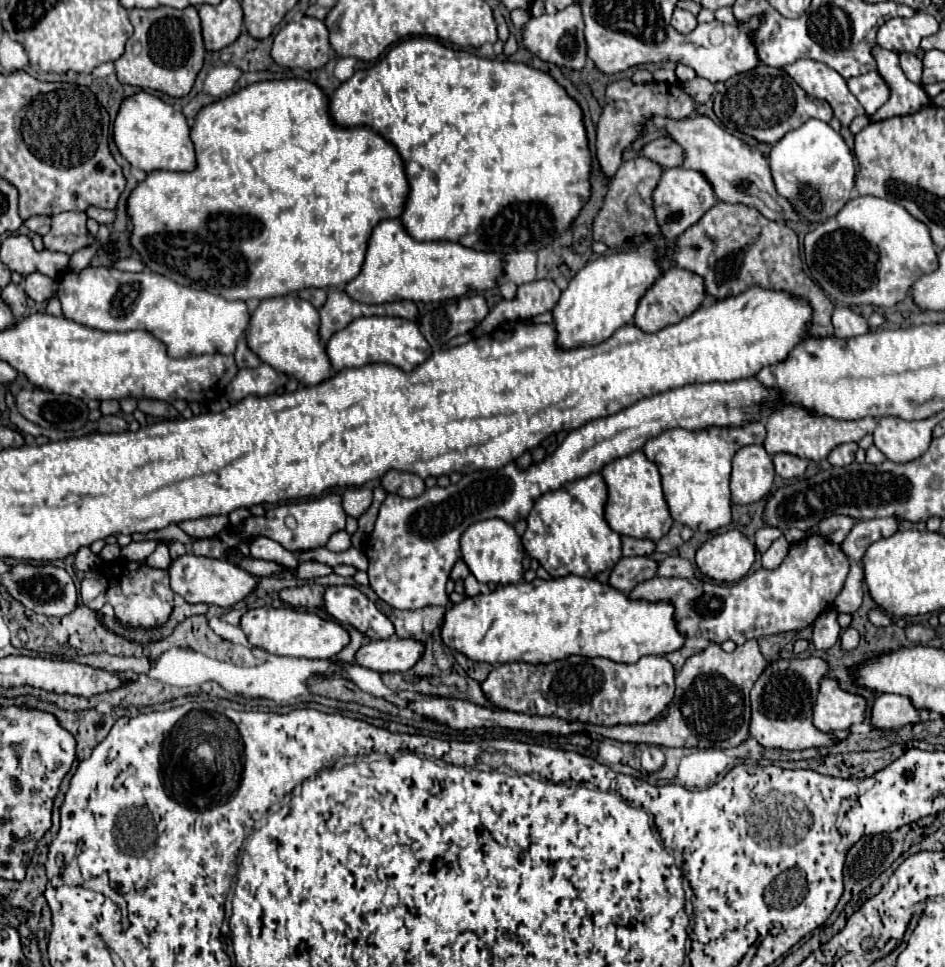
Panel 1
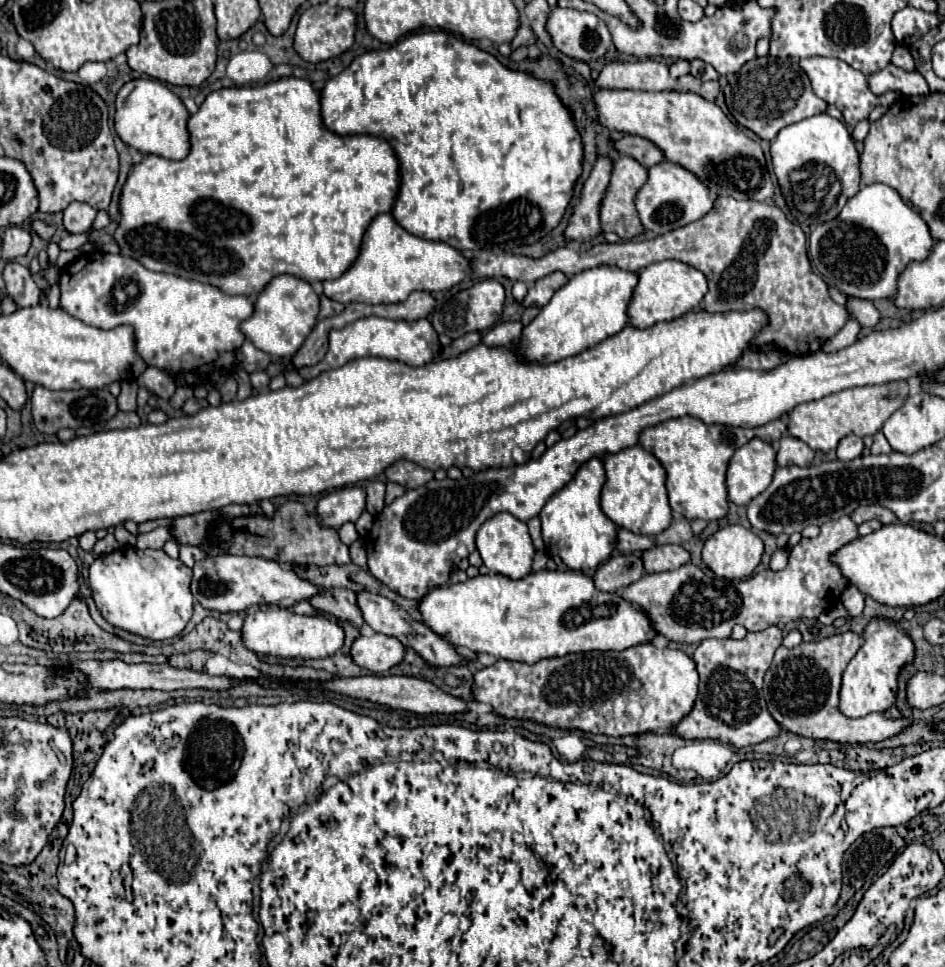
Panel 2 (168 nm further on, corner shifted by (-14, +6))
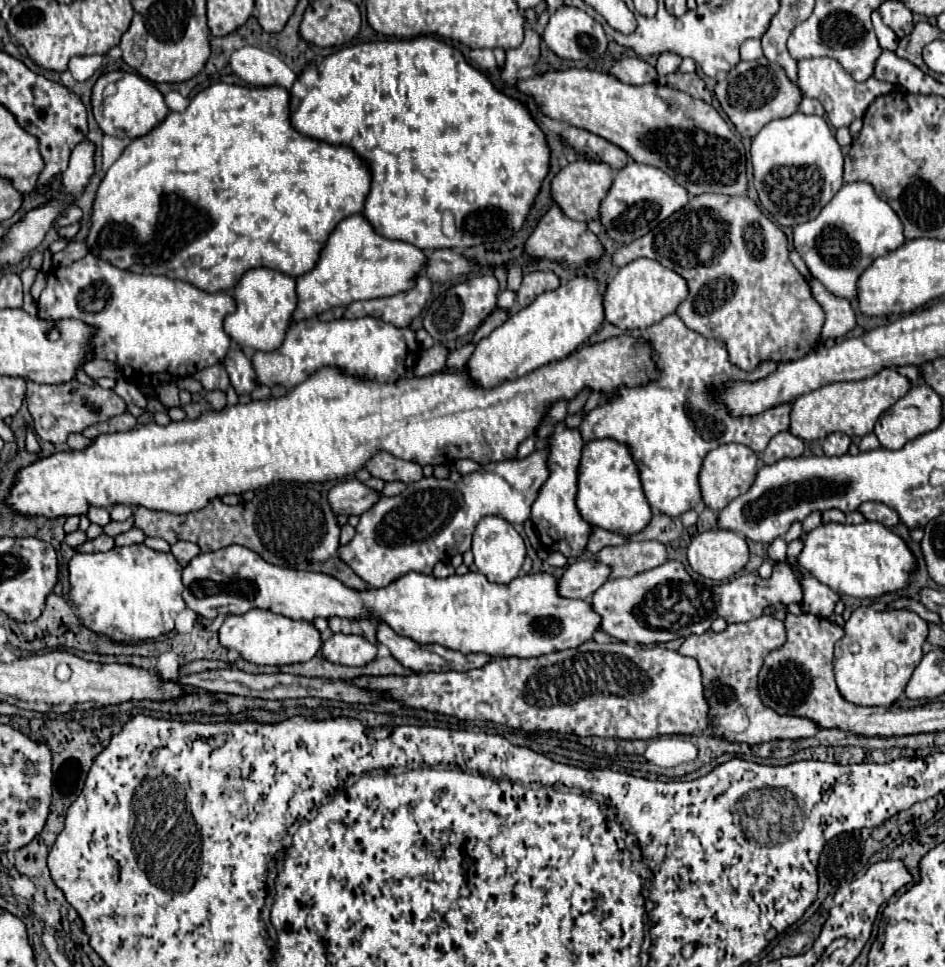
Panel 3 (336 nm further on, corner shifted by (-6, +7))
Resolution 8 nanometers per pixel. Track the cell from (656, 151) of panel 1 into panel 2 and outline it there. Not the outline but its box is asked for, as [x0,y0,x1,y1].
[615,136,663,168]

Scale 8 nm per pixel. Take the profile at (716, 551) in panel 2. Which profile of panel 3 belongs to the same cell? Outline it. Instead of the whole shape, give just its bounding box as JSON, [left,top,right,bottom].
[687,529,749,581]

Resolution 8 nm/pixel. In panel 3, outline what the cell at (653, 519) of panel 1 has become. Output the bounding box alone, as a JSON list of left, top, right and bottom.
[577,439,651,537]

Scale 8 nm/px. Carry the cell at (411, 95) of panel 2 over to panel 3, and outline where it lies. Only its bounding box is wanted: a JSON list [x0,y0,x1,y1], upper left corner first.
[291,35,551,251]

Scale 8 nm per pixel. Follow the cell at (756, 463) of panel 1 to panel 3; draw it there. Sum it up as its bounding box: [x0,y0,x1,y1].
[699,443,759,511]

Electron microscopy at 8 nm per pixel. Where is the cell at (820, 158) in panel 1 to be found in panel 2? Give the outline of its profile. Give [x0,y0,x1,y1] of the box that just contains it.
[771,114,859,226]

